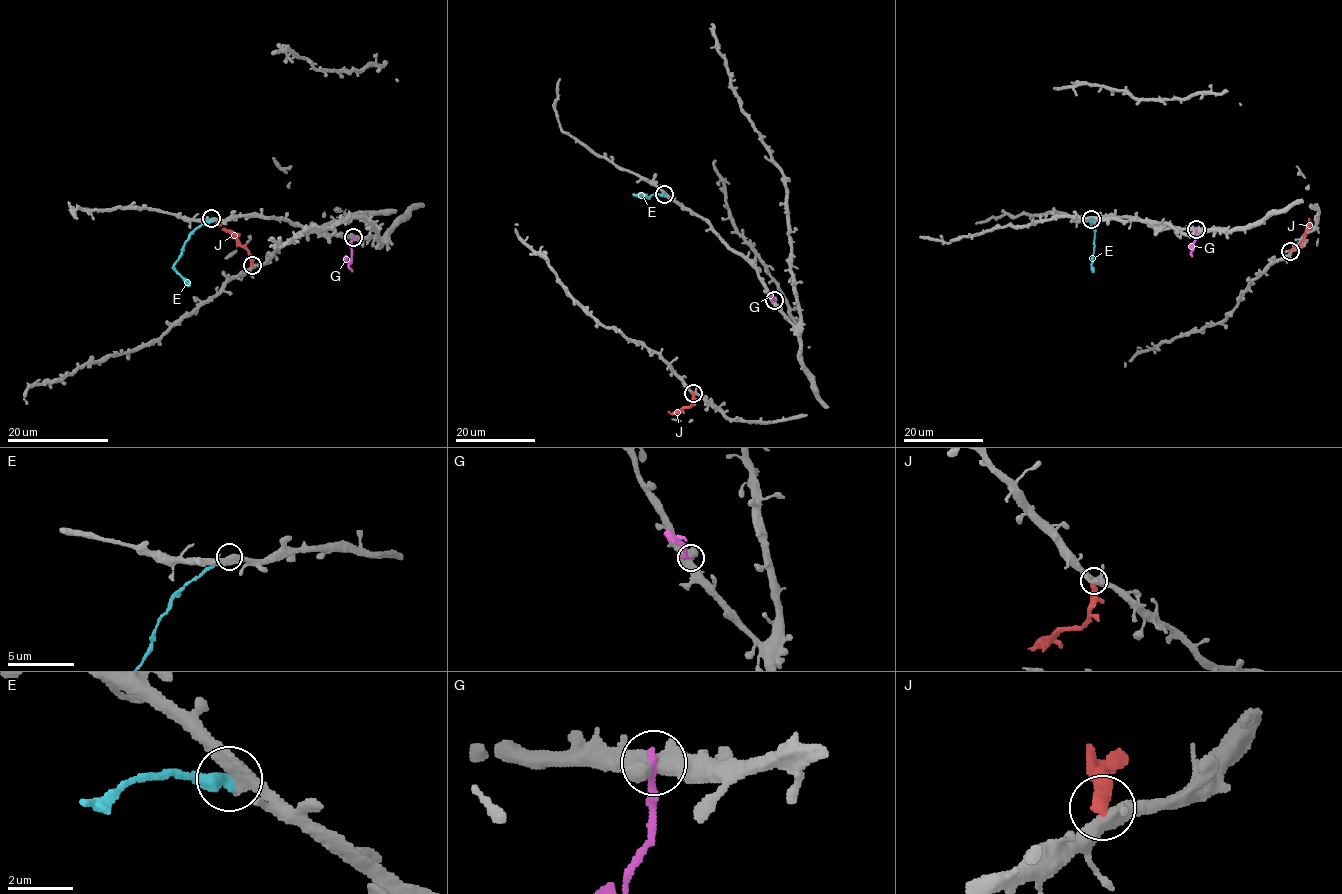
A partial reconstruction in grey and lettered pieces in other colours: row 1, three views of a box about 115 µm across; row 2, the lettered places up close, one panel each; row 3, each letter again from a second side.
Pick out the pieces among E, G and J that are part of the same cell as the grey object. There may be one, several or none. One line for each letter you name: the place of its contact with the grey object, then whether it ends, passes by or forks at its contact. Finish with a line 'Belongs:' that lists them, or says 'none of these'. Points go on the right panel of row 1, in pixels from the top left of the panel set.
Belongs: none of these

